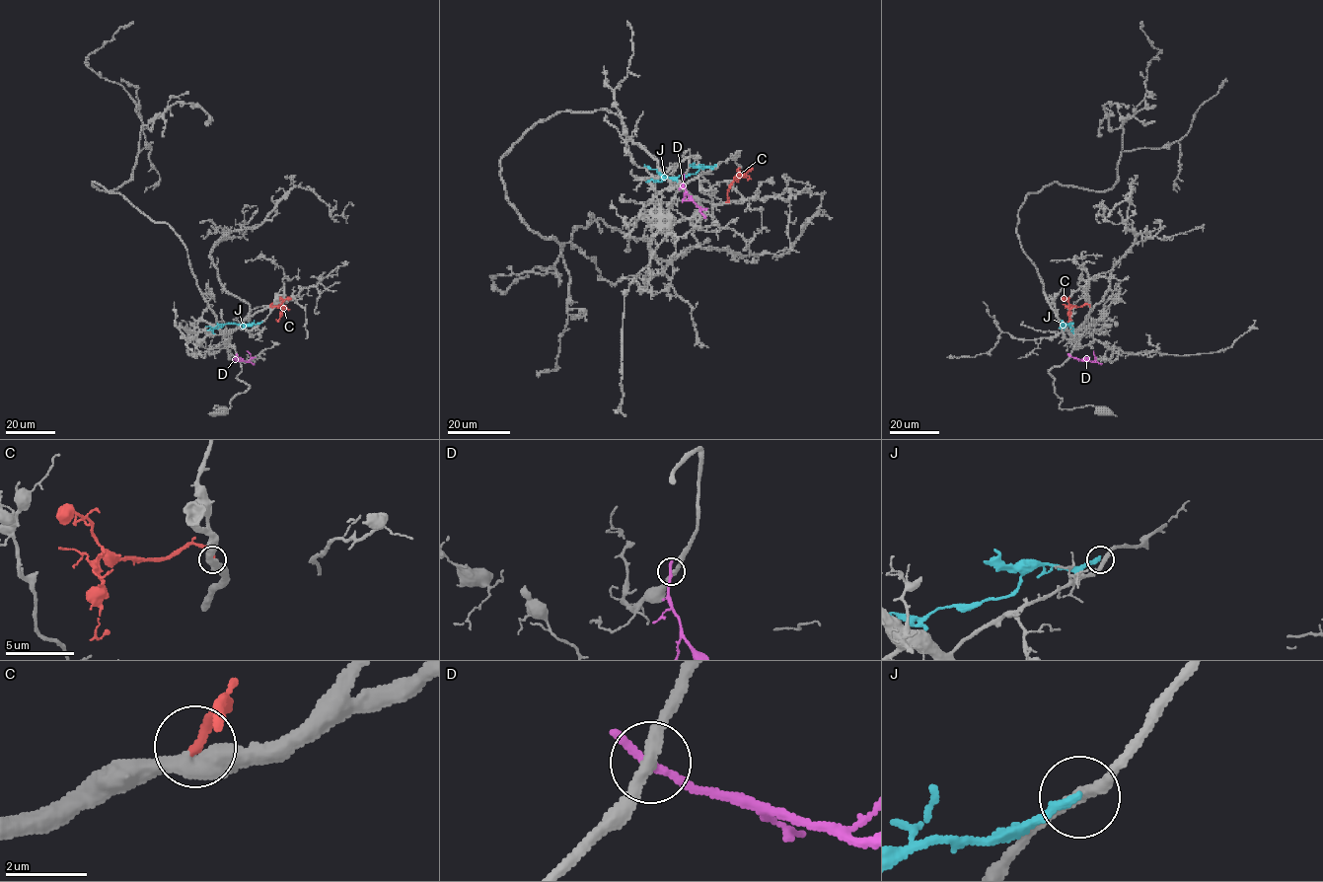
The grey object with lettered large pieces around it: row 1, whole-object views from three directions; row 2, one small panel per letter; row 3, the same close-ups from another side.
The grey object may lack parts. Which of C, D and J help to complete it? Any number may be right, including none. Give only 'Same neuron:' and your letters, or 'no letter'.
Same neuron: C

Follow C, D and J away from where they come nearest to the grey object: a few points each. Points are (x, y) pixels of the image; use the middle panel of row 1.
C: (725, 202), (730, 185), (742, 177), (733, 179)
D: (683, 178), (686, 193), (697, 206)
J: (716, 165), (701, 166), (695, 174), (671, 179), (644, 165)

